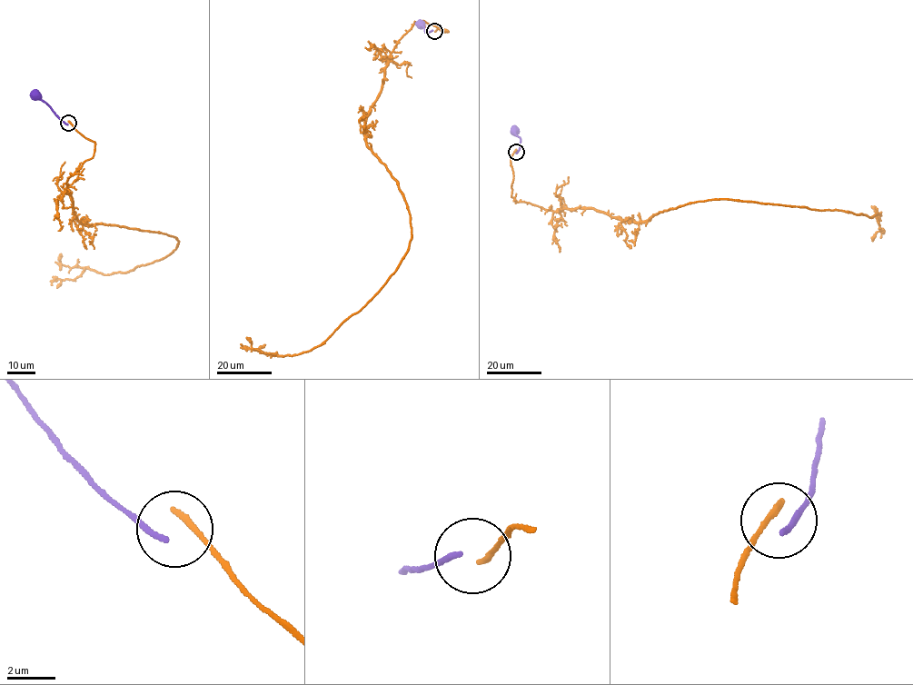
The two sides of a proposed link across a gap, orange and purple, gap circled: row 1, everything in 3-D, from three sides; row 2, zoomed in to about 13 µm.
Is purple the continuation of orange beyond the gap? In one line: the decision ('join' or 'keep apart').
join

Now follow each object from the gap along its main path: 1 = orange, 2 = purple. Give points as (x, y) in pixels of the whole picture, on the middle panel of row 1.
1: (435, 31), (398, 41), (366, 117), (410, 216), (398, 268), (309, 351), (241, 343)
2: (432, 30), (425, 33), (421, 25)

